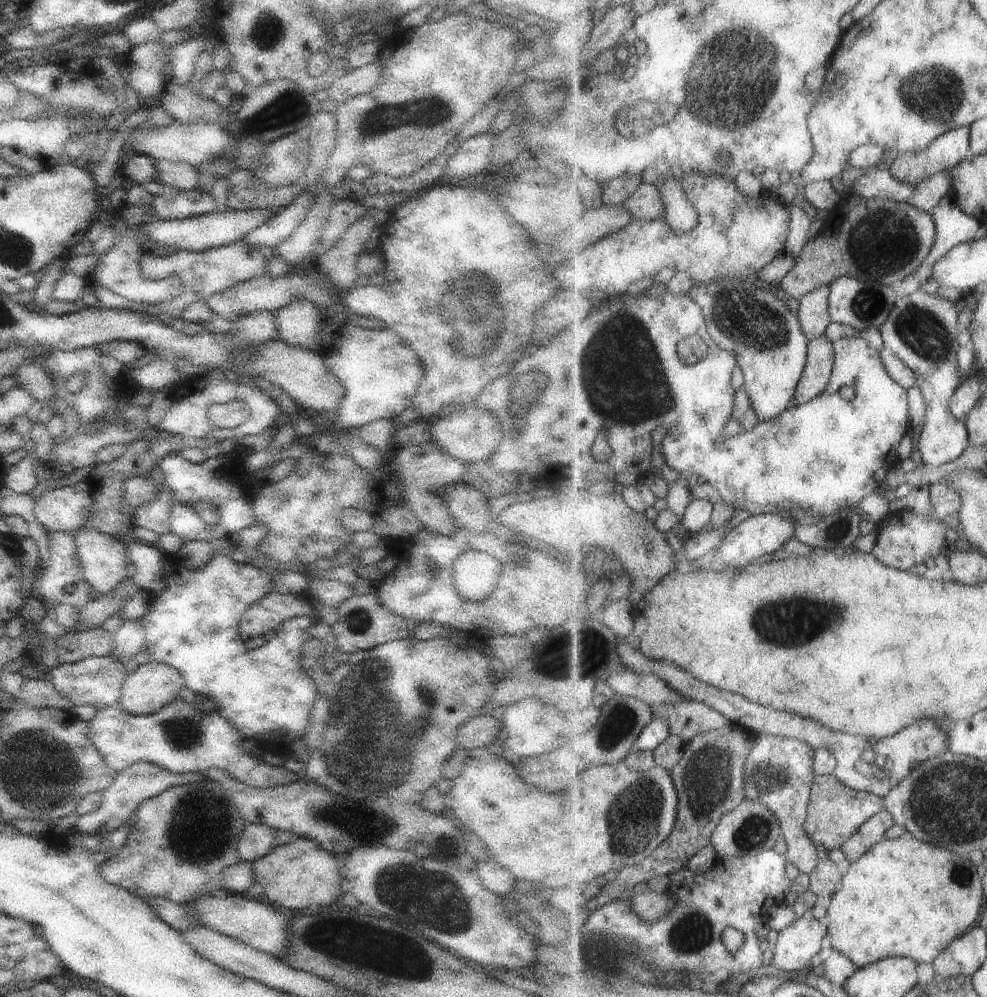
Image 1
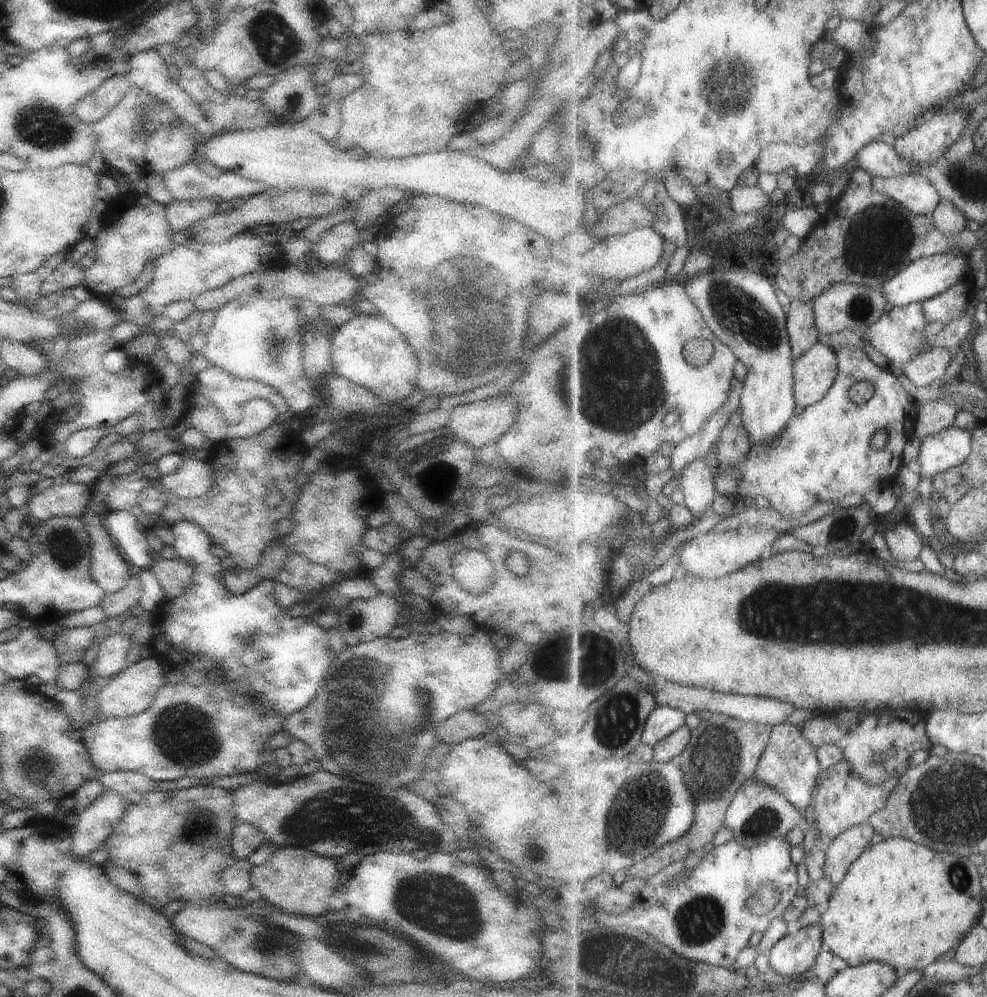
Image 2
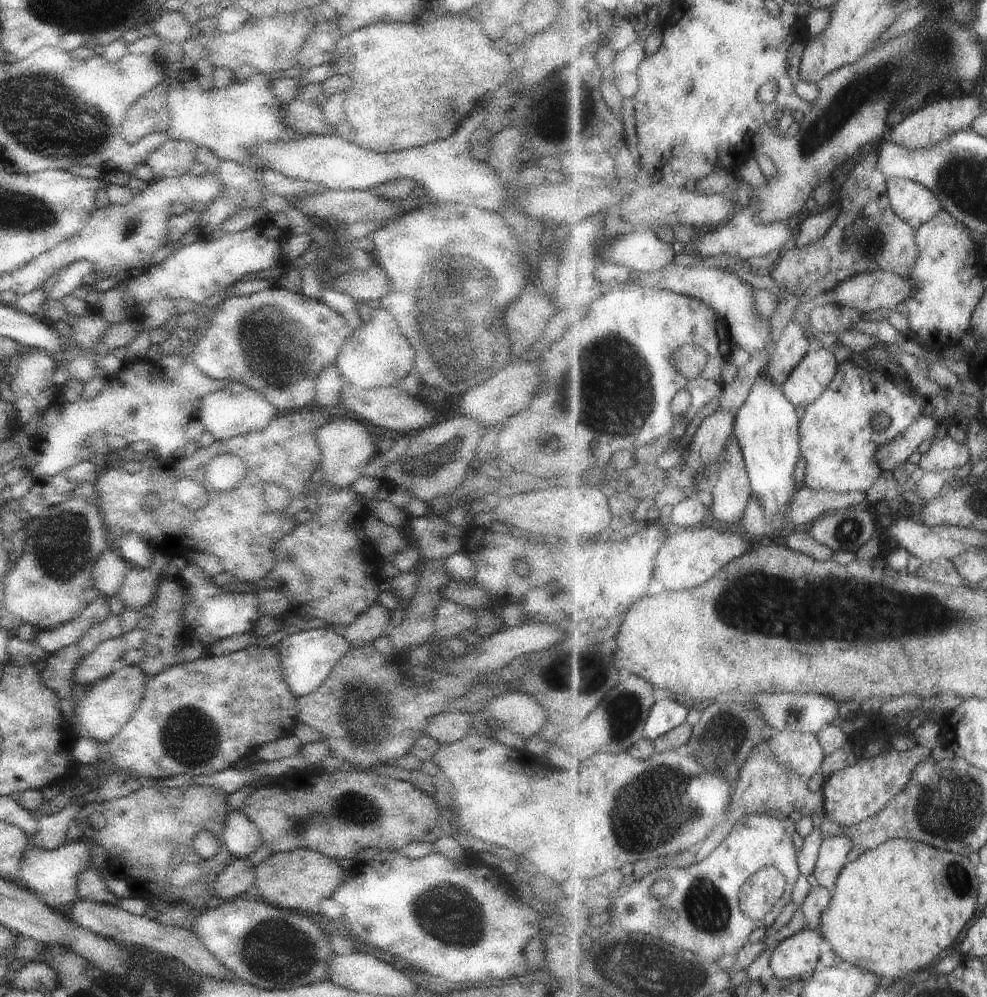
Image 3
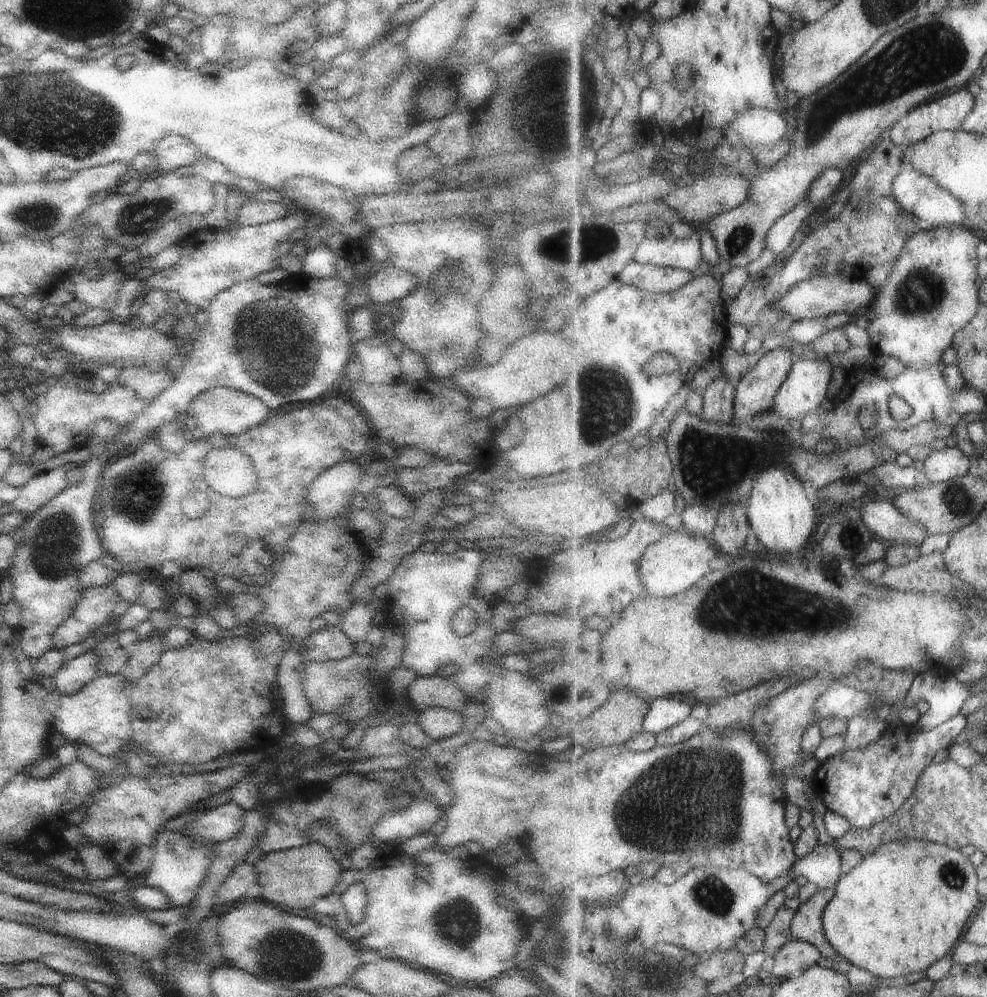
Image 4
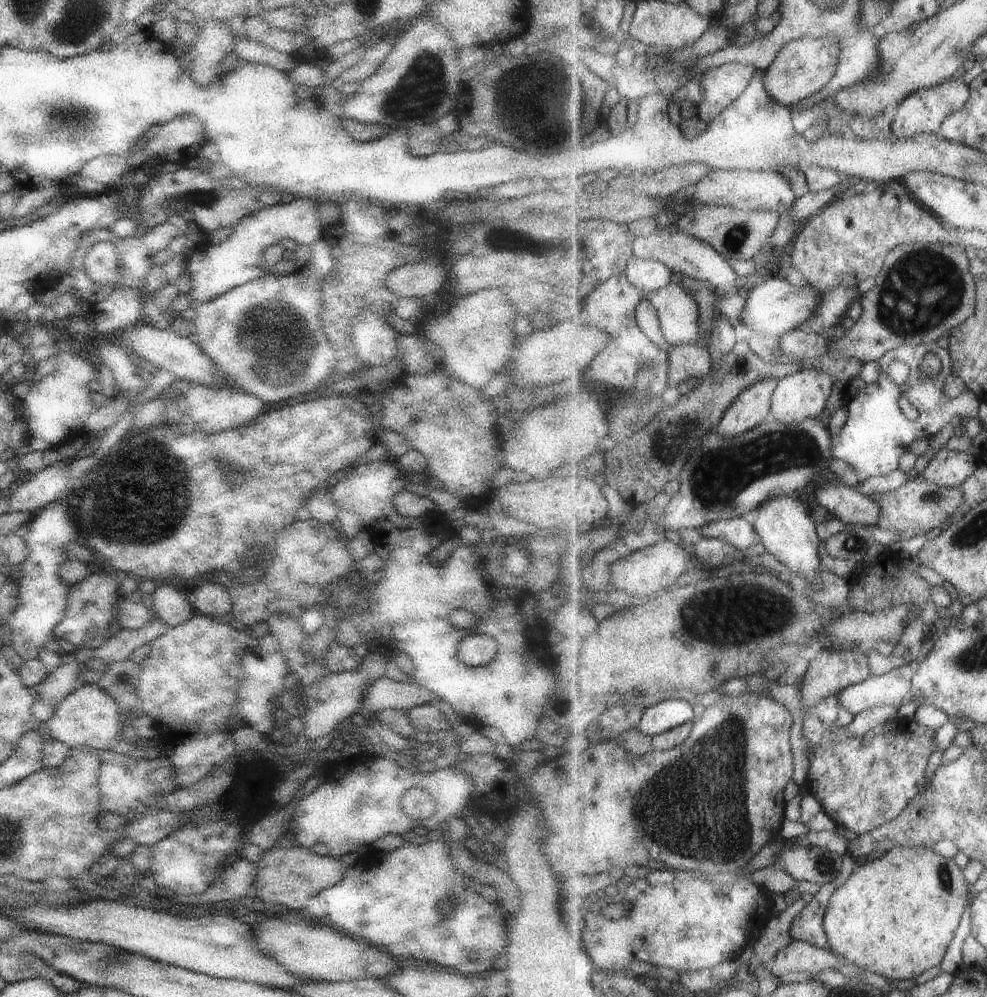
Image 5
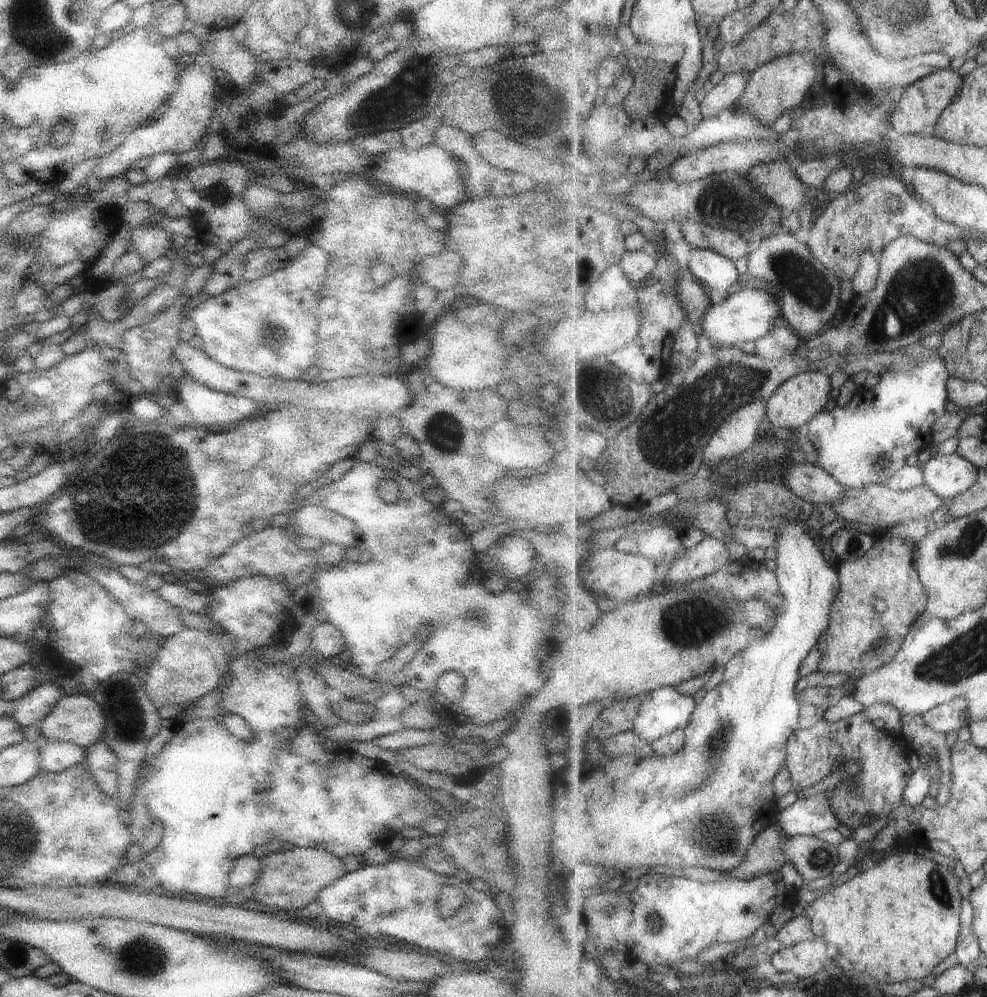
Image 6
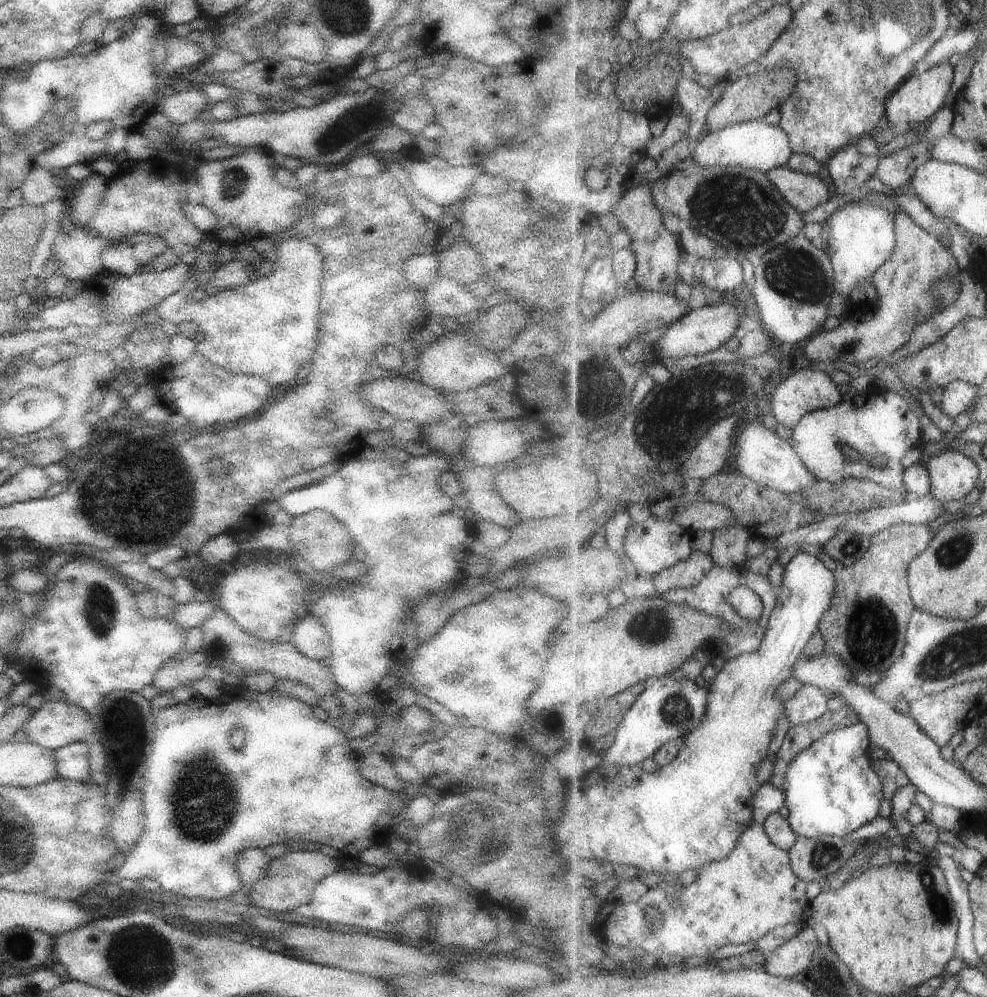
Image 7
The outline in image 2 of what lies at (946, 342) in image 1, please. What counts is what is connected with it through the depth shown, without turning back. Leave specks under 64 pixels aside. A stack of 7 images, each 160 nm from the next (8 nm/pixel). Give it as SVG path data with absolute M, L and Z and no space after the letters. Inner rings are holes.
M920 302L907 304L906 306L893 307L878 322L869 326L861 339L865 344L869 344L885 356L893 364L903 367L905 364L915 360L915 356L926 353L925 348L933 345L933 338L925 336L925 328L930 322L927 321L926 314L923 312L923 306ZM952 425L935 436L929 436L921 444L918 461L923 467L923 474L927 472L927 478L933 482L941 472L963 464L971 452L971 431L965 432Z

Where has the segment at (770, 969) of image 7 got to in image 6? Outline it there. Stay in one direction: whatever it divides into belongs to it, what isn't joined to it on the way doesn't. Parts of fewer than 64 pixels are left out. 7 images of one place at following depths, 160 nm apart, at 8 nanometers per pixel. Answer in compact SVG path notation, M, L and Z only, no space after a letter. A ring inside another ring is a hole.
M819 936L812 941L783 947L770 962L777 972L791 972L802 979L815 976L817 972L833 964L833 960L827 956L826 940Z

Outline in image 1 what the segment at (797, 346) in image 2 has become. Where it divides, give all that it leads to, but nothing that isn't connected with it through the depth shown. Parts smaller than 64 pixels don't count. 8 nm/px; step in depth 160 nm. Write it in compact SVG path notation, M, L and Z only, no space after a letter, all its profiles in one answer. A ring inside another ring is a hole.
M830 285L817 288L814 292L799 299L797 316L803 334L809 342L824 336L827 326L831 324L829 312Z

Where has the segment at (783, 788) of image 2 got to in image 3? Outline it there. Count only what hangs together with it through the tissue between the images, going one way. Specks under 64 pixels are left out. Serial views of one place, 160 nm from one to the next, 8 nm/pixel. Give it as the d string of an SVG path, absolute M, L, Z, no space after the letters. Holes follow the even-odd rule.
M774 731L767 740L772 756L782 765L786 765L798 777L802 777L807 782L821 770L821 764L825 760L826 752L819 742L818 733L801 731Z

